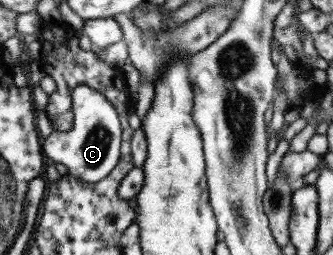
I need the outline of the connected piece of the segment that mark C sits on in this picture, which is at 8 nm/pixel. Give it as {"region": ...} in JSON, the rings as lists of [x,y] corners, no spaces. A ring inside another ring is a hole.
{"region":[[[79,85],[72,89],[72,127],[69,131],[53,130],[46,138],[41,138],[41,149],[45,157],[54,163],[62,163],[67,173],[80,180],[95,183],[103,179],[118,162],[121,126],[113,105],[95,89]]]}

